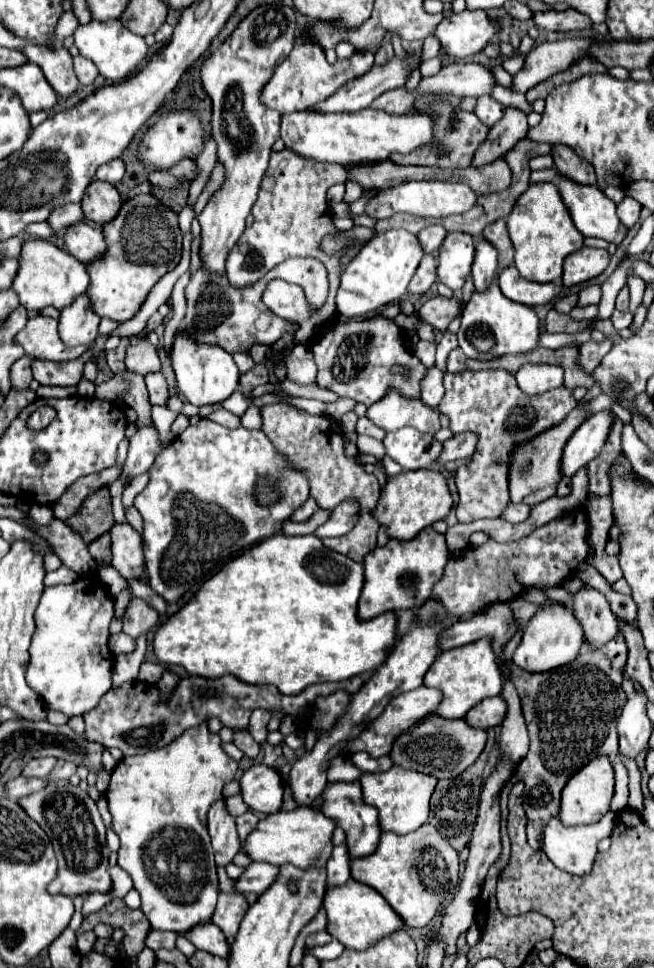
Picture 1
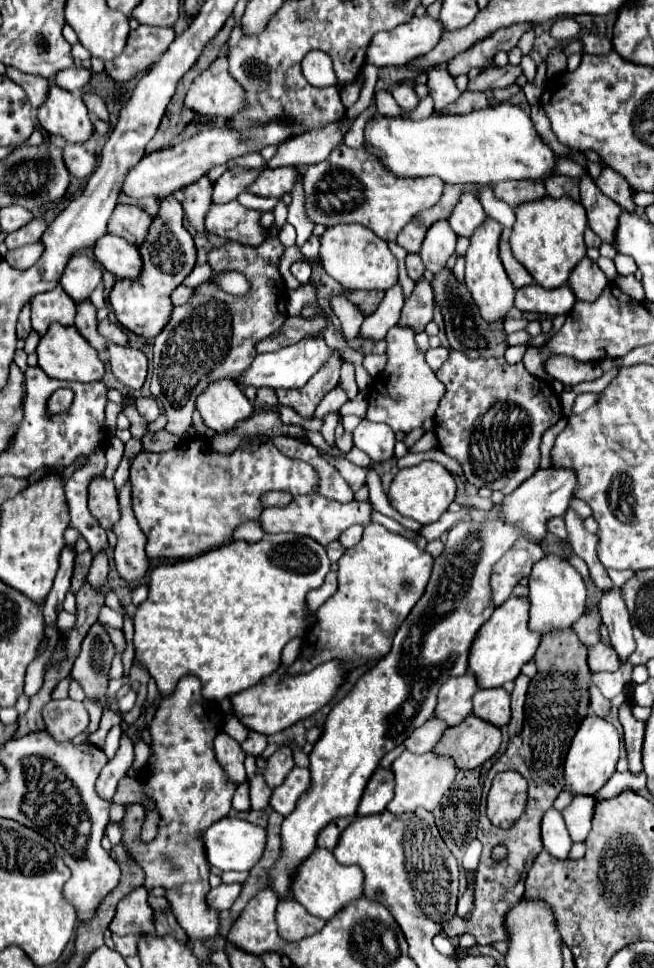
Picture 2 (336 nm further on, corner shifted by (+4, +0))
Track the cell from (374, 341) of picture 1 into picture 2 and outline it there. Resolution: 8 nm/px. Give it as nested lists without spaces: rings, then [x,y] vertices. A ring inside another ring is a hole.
[[[306,337],[304,341],[298,341],[292,347],[284,347],[280,351],[276,351],[276,353],[262,353],[262,355],[258,355],[252,361],[252,365],[236,379],[236,383],[244,385],[244,387],[254,385],[254,387],[272,387],[272,389],[278,389],[278,387],[282,387],[282,389],[296,389],[296,387],[302,387],[320,369],[320,365],[324,365],[324,361],[332,353],[340,355],[340,351],[328,347],[322,337],[316,337],[316,339],[314,337]]]

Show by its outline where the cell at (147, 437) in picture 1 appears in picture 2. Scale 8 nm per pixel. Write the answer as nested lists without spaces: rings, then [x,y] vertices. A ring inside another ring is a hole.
[[[136,397],[136,409],[148,421],[154,421],[160,415],[160,407],[158,407],[158,403],[156,403],[154,397]]]

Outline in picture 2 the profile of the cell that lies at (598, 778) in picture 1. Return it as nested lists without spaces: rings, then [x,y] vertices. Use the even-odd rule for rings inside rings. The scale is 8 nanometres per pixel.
[[[594,715],[584,717],[570,743],[570,749],[564,761],[566,789],[572,791],[574,795],[594,795],[596,791],[600,791],[616,771],[618,753],[620,753],[620,737],[616,727],[610,721]]]

